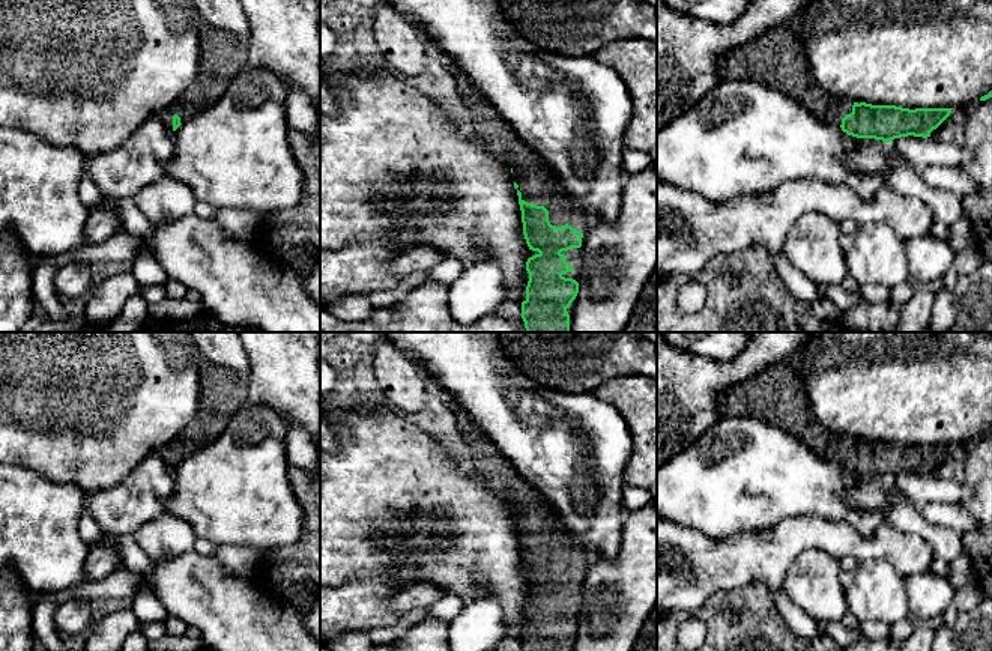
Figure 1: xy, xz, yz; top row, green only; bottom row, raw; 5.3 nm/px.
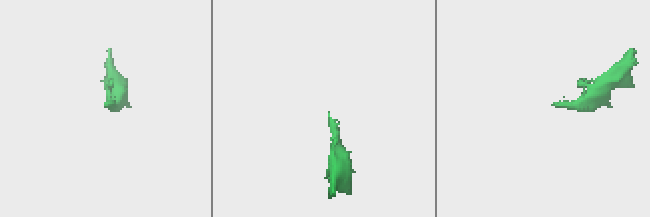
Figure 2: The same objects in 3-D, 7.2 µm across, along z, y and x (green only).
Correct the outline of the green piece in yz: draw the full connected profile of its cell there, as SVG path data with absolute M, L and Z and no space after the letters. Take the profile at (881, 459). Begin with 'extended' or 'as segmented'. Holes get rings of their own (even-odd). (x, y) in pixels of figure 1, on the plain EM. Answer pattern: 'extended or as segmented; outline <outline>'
extended; outline M788 362L764 368L752 379L720 394L718 418L750 416L780 427L819 457L834 460L857 475L890 480L900 474L930 474L953 445L902 445L837 435L824 427L809 407L800 374Z

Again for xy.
extended; outline M207 359L198 367L200 401L192 421L155 453L171 468L215 441L248 401L248 376Z

